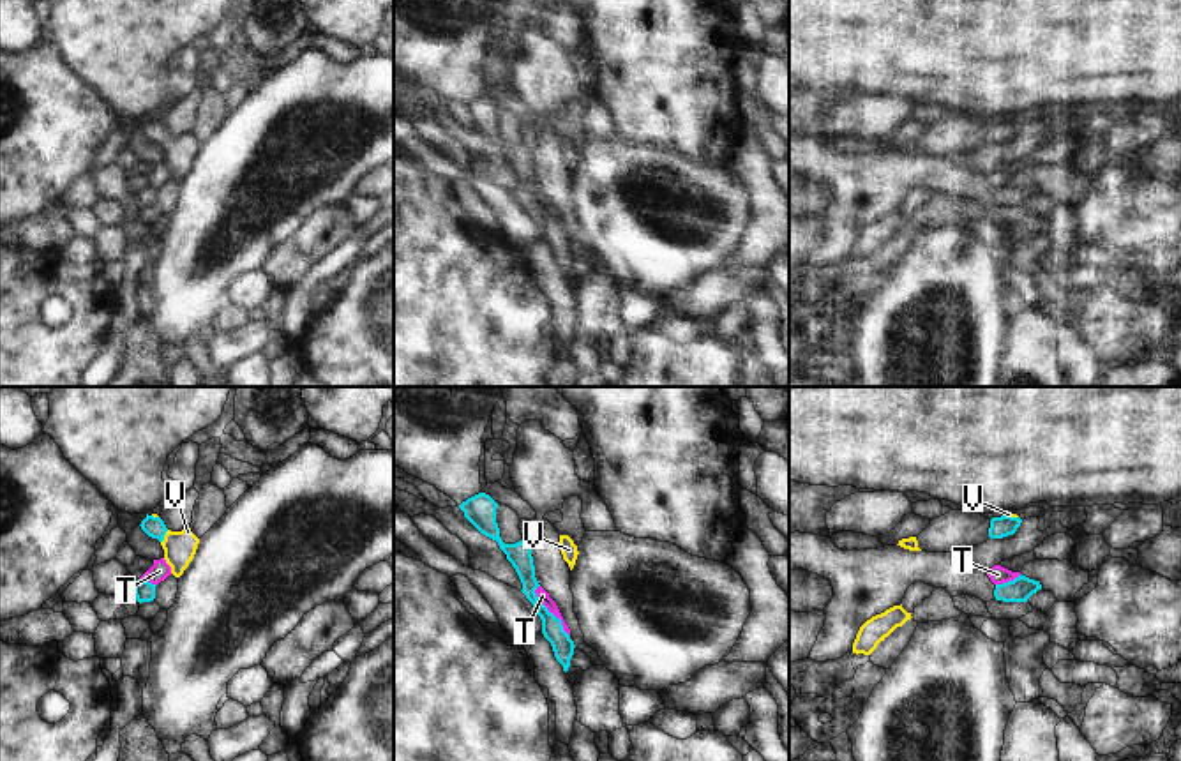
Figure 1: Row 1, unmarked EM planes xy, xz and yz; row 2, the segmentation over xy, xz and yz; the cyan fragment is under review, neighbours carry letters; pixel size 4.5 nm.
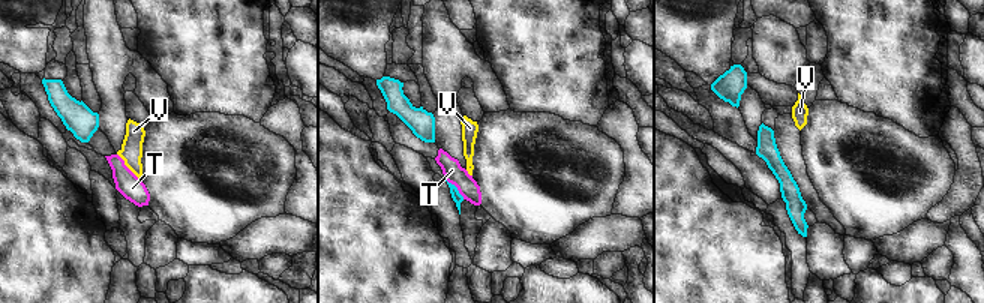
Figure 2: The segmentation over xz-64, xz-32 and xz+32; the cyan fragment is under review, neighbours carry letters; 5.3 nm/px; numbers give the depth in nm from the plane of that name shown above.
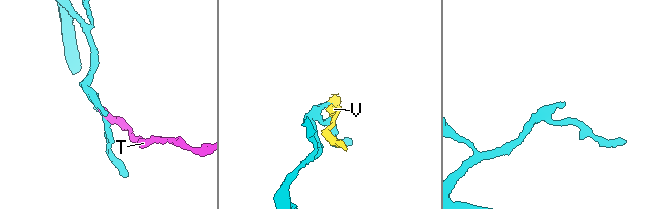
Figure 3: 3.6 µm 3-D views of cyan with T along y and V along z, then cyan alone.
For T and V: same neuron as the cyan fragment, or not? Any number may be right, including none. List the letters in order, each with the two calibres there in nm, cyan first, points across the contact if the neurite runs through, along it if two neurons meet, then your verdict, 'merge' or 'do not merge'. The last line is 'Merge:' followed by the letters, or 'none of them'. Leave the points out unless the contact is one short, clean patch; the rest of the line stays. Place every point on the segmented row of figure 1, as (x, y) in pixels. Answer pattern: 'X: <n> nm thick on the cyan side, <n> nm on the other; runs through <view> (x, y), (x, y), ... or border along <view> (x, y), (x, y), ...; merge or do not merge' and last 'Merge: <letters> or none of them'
T: 100 nm thick on the cyan side, 50 nm on the other; border along xz (539, 585), (537, 597), (569, 636); do not merge
V: 100 nm thick on the cyan side, 140 nm on the other; runs through xy (154, 527), (163, 537), (179, 548); merge
Merge: V

